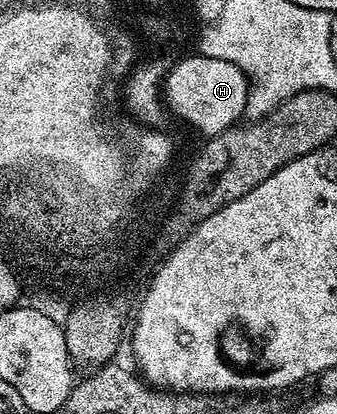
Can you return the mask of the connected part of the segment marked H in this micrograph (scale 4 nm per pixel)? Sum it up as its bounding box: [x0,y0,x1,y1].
[165,55,249,139]

